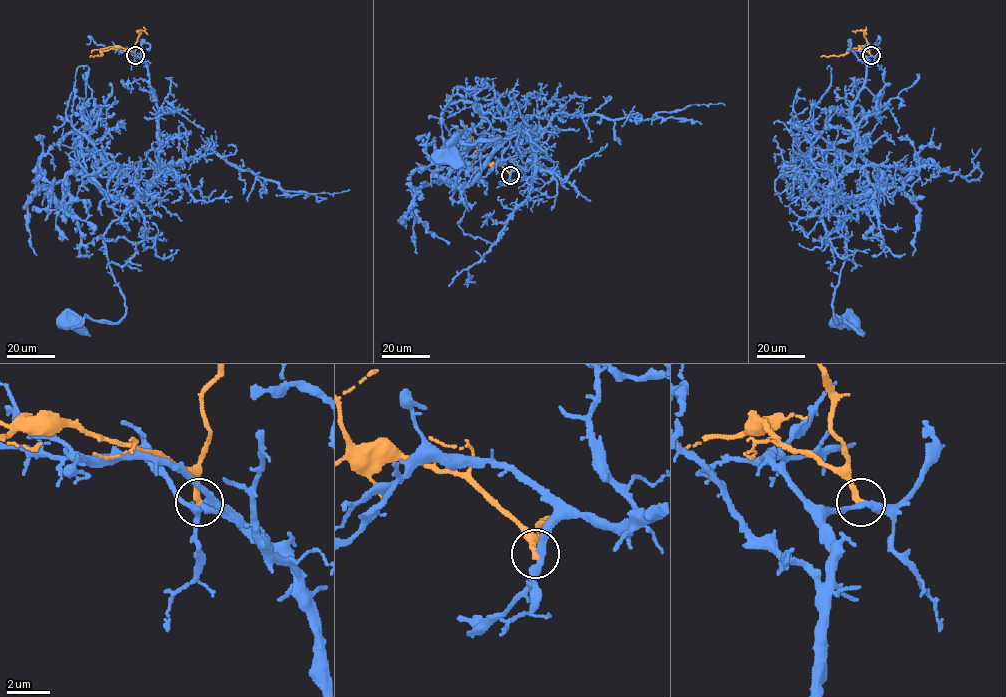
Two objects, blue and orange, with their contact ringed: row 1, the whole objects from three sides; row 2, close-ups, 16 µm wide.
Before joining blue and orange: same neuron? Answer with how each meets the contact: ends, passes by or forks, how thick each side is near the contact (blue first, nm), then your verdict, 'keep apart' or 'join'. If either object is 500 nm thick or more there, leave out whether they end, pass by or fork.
blue passes by | orange ends | 280/320 nm | keep apart

